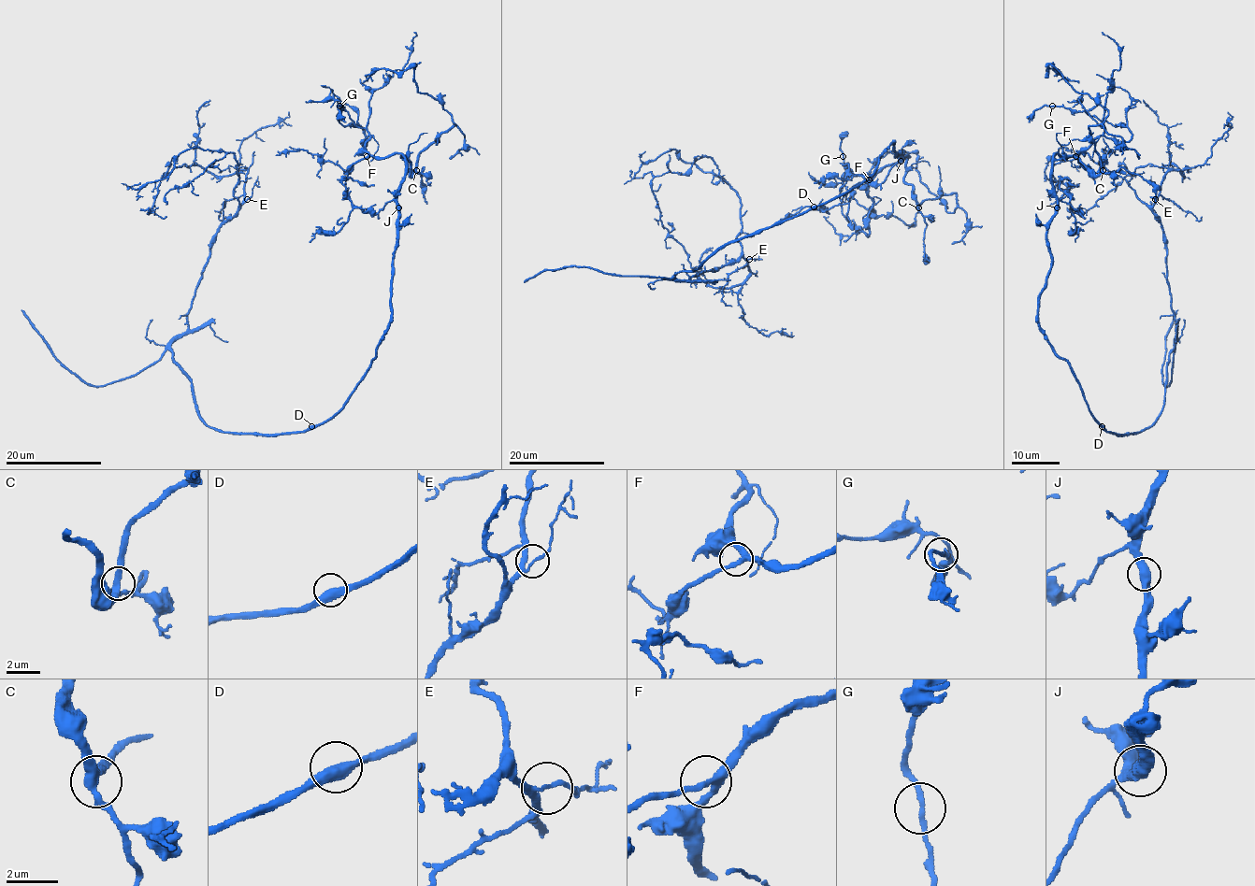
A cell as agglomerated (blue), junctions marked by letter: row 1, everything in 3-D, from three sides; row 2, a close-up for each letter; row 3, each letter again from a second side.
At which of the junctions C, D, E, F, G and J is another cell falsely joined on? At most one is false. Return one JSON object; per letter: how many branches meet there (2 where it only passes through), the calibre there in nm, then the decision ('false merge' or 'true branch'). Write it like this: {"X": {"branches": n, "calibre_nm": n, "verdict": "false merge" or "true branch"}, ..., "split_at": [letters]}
{"C": {"branches": 3, "calibre_nm": 320, "verdict": "true branch"}, "D": {"branches": 2, "calibre_nm": 440, "verdict": "true branch"}, "E": {"branches": 2, "calibre_nm": 130, "verdict": "true branch"}, "F": {"branches": 3, "calibre_nm": 280, "verdict": "true branch"}, "G": {"branches": 2, "calibre_nm": 180, "verdict": "true branch"}, "J": {"branches": 2, "calibre_nm": 500, "verdict": "true branch"}, "split_at": []}

